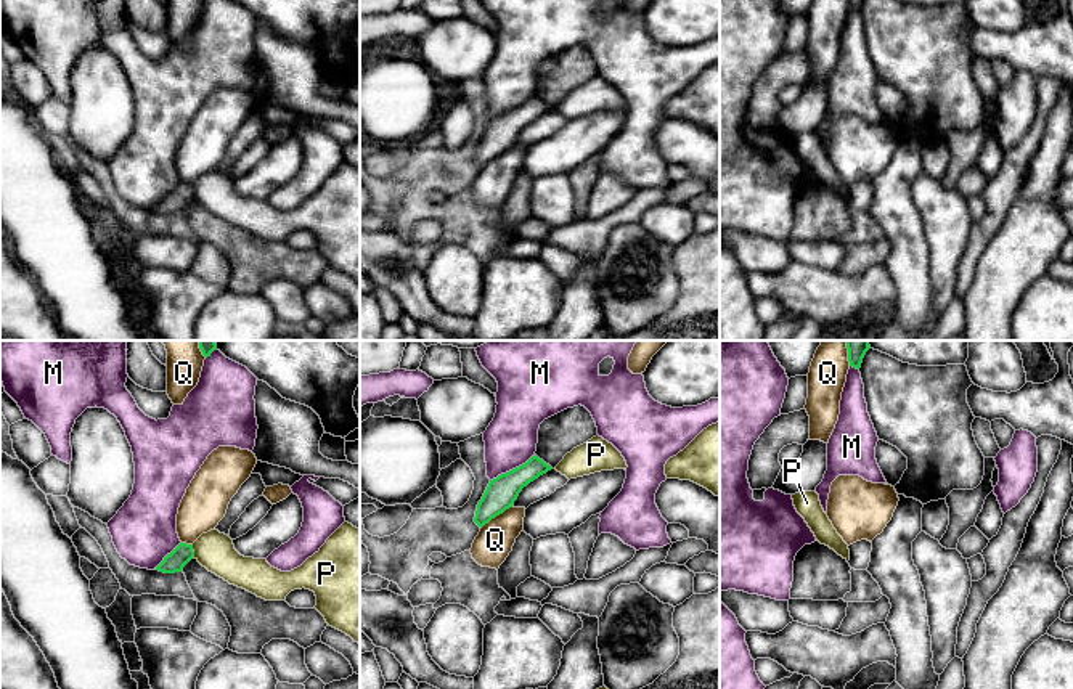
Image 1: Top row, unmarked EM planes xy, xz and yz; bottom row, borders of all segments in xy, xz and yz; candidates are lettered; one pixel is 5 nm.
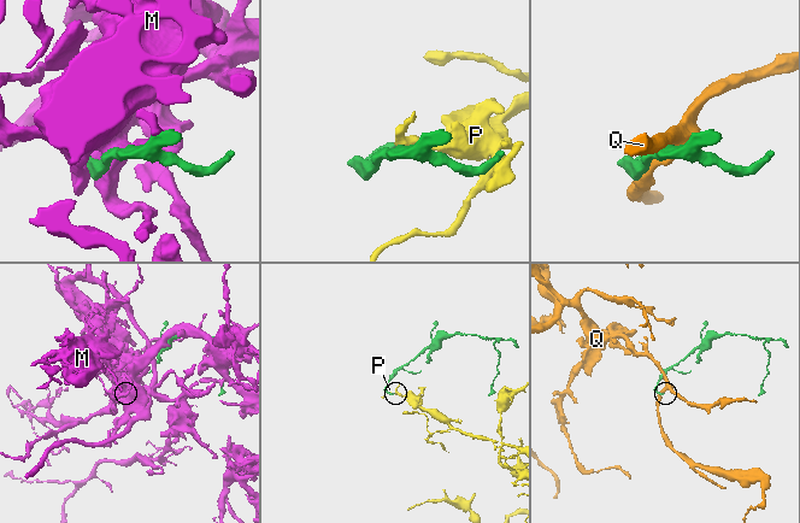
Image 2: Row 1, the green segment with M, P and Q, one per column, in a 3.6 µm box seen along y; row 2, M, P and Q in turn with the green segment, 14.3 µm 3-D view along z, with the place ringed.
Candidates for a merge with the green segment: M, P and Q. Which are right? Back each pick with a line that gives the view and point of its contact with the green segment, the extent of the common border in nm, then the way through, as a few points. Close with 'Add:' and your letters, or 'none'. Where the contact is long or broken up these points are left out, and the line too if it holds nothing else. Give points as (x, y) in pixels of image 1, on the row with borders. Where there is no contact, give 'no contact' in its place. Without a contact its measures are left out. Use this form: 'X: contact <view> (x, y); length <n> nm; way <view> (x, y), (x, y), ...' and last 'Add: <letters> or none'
Add: none

